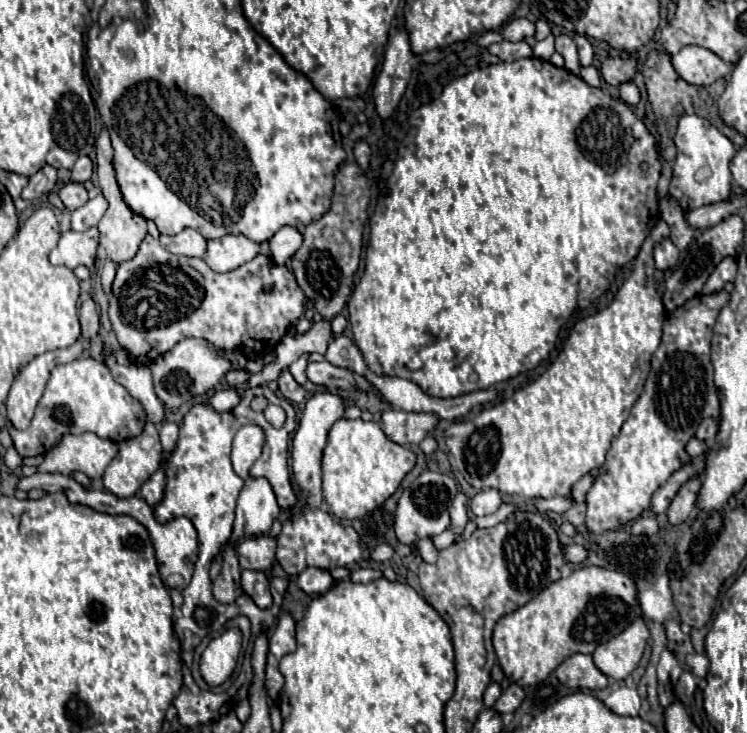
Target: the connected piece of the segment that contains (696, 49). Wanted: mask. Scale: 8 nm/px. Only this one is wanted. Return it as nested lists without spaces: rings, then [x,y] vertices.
[[[685,46],[673,58],[677,74],[695,86],[709,86],[731,72],[731,66],[723,62],[715,52],[701,46]]]

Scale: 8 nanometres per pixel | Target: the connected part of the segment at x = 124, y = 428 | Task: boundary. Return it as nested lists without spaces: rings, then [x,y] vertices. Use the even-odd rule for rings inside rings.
[[[79,358],[69,364],[59,364],[53,368],[45,392],[35,410],[35,416],[31,420],[31,428],[39,436],[39,444],[29,444],[29,428],[15,430],[11,424],[7,424],[13,444],[23,458],[45,454],[65,434],[93,432],[99,438],[123,442],[139,436],[143,426],[145,426],[145,410],[139,404],[139,400],[135,400],[127,392],[127,388],[123,388],[119,382],[113,380],[109,368],[103,362],[97,362],[93,358],[83,358],[83,360]]]

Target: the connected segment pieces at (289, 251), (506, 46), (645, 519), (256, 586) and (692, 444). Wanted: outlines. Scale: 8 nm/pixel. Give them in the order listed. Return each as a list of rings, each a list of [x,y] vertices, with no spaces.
[[[283,226],[275,236],[269,240],[269,256],[275,264],[285,264],[301,246],[303,236],[293,226]]]
[[[503,40],[499,44],[491,44],[489,52],[495,54],[495,56],[499,56],[505,62],[513,62],[513,60],[521,60],[521,58],[533,56],[531,54],[531,46],[525,40],[519,40],[519,42],[507,42],[507,40]]]
[[[651,514],[639,516],[639,518],[633,522],[633,526],[631,526],[631,534],[635,534],[635,536],[639,536],[639,534],[651,536],[651,534],[655,534],[657,530],[659,530],[659,528],[657,528],[657,520],[655,520],[655,516],[651,516]]]
[[[243,570],[241,572],[241,588],[261,606],[271,606],[271,592],[269,592],[269,578],[263,572]]]
[[[695,437],[691,438],[685,447],[691,458],[695,458],[707,452],[707,445]]]

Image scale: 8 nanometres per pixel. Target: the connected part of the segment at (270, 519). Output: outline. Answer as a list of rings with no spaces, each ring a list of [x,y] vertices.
[[[247,478],[235,510],[231,536],[235,548],[237,542],[243,540],[243,536],[259,536],[259,532],[269,532],[271,524],[279,518],[279,514],[281,510],[269,482],[265,478]]]

